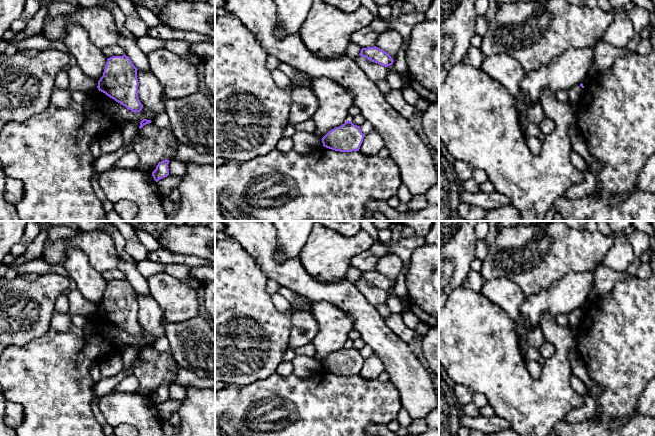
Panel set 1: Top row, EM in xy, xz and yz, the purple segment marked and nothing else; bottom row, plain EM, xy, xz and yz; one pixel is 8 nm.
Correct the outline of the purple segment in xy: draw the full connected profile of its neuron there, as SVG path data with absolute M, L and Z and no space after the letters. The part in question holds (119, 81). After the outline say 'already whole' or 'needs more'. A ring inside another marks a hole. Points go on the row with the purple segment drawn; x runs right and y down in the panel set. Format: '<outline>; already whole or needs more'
M112 56L107 59L97 88L132 112L140 112L143 105L138 97L137 70L128 56Z; already whole

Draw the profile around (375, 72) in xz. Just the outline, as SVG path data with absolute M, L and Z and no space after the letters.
M360 55L356 56L353 59L355 63L364 71L366 76L374 83L377 84L379 81L387 79L389 73L387 67L372 62L365 57L361 57Z

